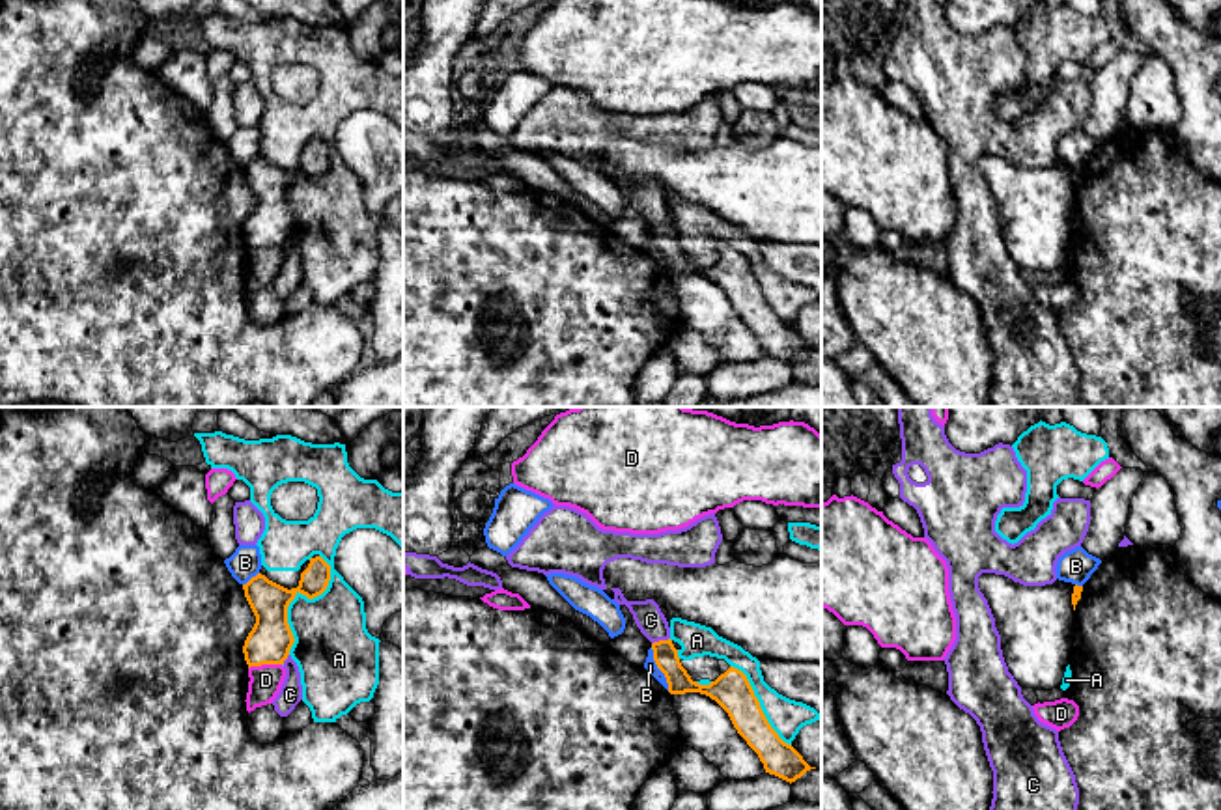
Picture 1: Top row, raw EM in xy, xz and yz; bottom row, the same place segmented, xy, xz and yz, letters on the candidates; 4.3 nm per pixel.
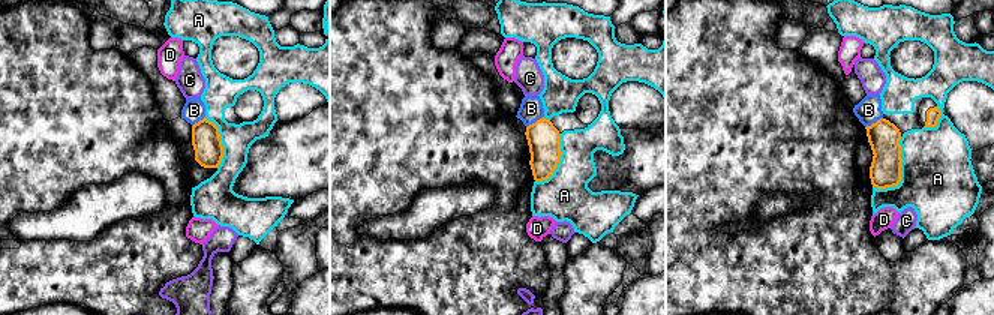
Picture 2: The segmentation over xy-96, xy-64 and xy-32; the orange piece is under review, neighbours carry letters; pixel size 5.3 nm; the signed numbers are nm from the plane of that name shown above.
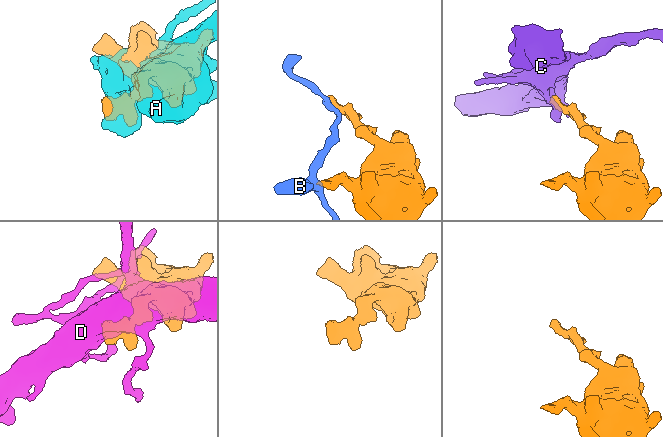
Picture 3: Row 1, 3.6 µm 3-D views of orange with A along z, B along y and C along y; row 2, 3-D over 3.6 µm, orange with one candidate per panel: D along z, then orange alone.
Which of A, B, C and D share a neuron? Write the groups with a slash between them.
A / B / C / D

